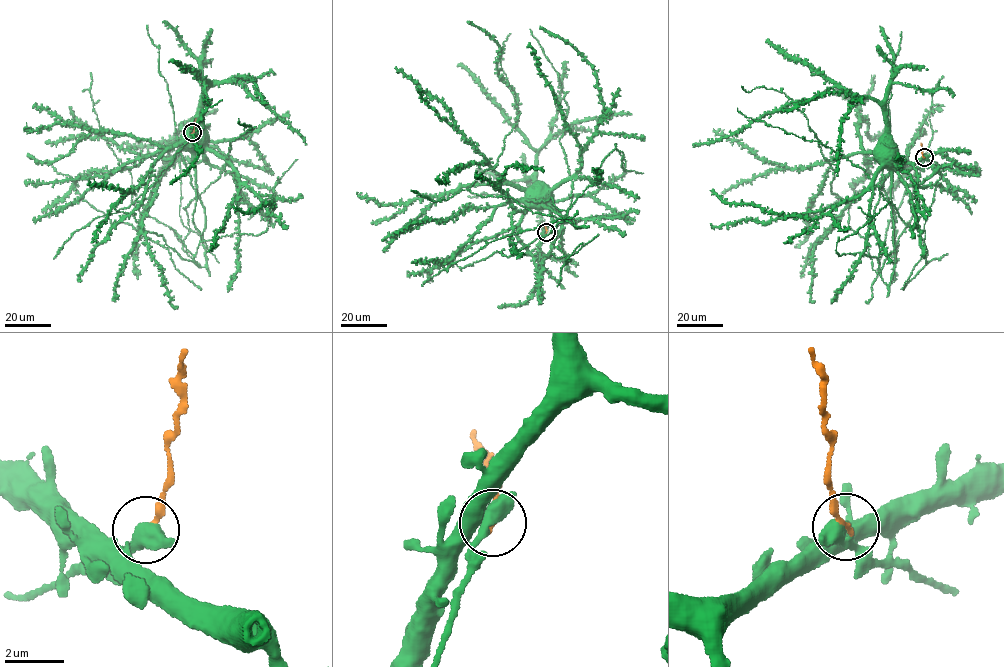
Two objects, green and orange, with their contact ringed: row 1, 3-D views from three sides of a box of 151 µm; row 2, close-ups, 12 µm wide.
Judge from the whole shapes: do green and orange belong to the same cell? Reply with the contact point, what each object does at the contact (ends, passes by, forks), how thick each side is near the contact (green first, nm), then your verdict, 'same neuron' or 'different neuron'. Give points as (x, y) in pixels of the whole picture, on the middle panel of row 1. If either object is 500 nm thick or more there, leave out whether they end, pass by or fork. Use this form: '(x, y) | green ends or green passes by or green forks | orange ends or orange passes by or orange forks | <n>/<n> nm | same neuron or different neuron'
(546, 232) | green passes by | orange ends | 440/180 nm | same neuron

